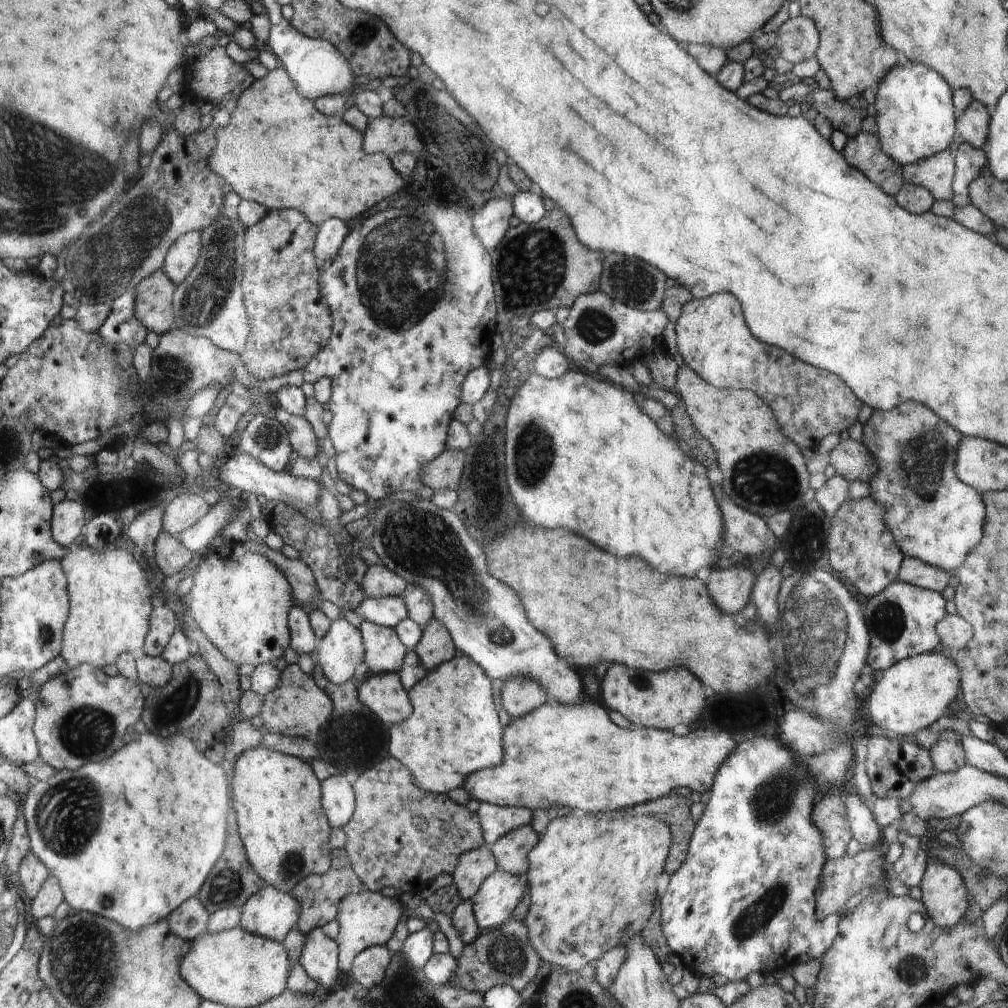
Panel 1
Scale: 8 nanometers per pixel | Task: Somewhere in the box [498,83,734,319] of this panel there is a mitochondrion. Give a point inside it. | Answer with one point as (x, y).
(631, 281)

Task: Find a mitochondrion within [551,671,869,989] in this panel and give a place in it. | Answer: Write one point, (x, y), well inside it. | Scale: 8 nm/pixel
(774, 800)

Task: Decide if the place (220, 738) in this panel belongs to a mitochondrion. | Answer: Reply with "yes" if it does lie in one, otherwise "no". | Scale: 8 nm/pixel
no

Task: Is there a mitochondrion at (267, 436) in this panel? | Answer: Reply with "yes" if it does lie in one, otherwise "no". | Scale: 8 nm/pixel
yes

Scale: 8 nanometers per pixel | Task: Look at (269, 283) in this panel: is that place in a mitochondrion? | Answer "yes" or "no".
no

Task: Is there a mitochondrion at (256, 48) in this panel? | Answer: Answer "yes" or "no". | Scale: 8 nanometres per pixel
no

